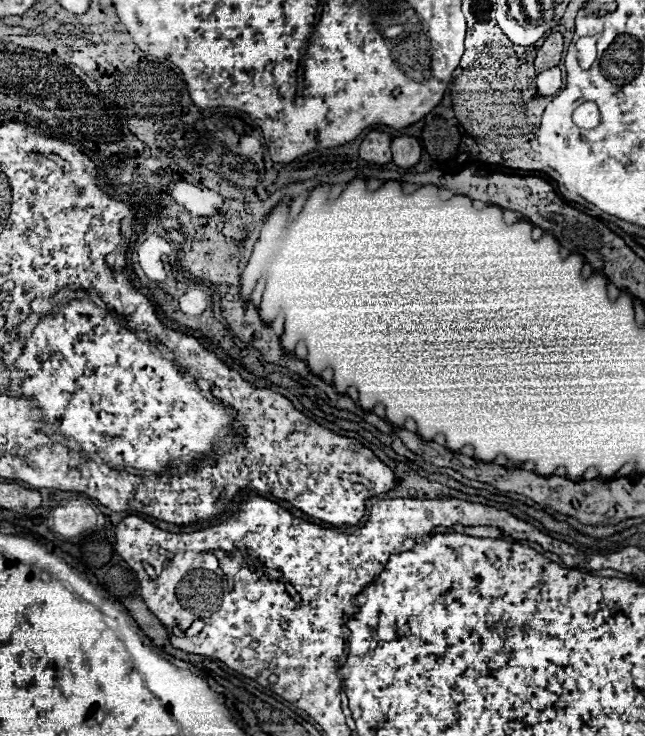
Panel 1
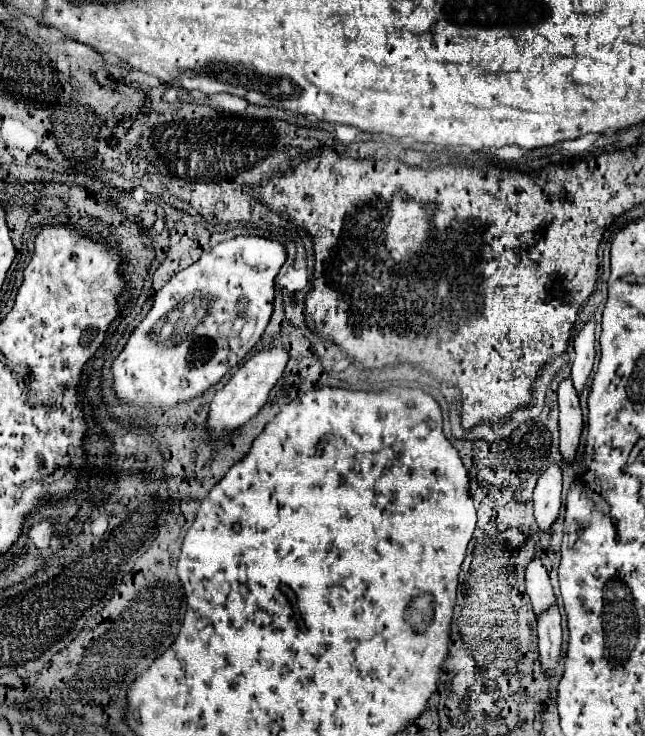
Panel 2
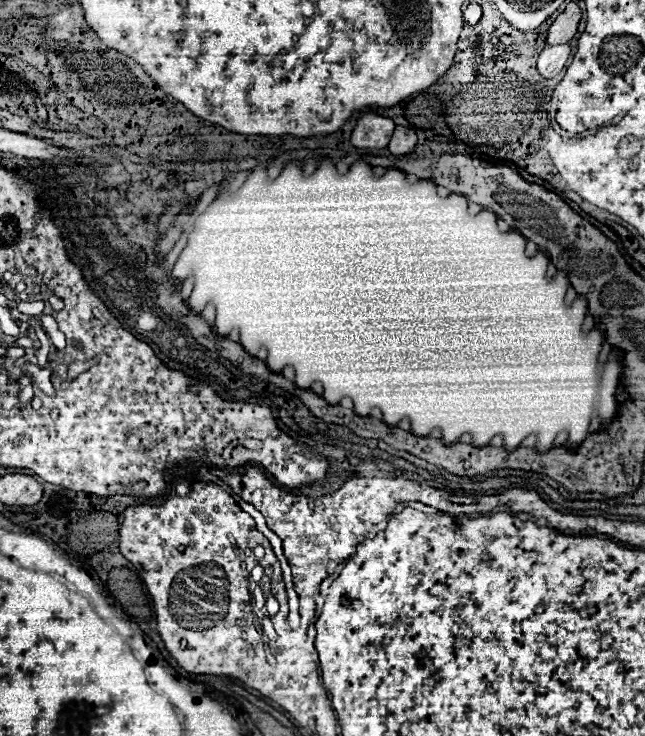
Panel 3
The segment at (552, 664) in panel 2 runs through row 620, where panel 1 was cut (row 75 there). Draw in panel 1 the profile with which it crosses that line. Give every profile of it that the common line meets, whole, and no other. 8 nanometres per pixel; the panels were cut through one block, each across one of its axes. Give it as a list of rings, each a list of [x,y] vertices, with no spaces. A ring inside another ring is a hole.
[[[554,66],[554,68],[548,68],[548,70],[540,72],[538,78],[536,78],[536,82],[538,82],[538,92],[540,92],[542,96],[552,96],[552,94],[558,92],[560,86],[562,86],[560,68]]]

